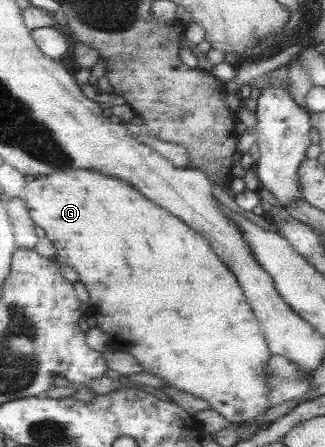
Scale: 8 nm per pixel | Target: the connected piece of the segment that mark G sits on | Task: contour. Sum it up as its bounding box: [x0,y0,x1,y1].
[22,169,273,424]

